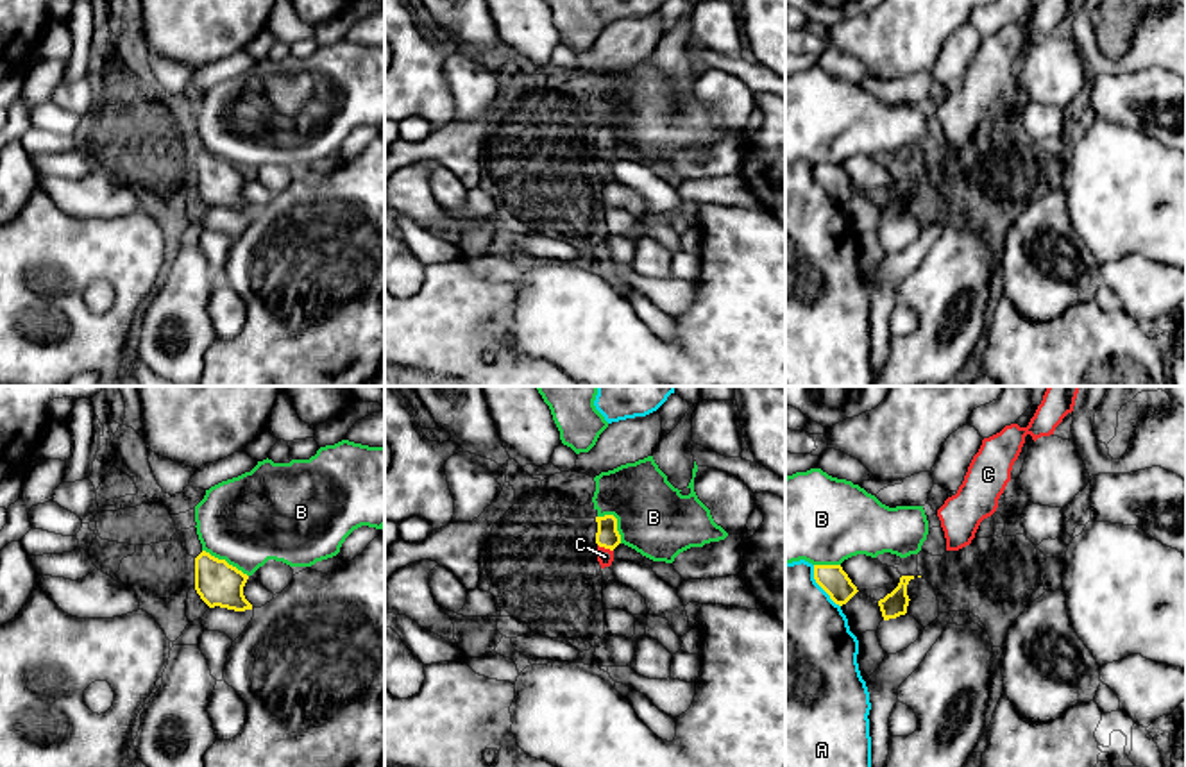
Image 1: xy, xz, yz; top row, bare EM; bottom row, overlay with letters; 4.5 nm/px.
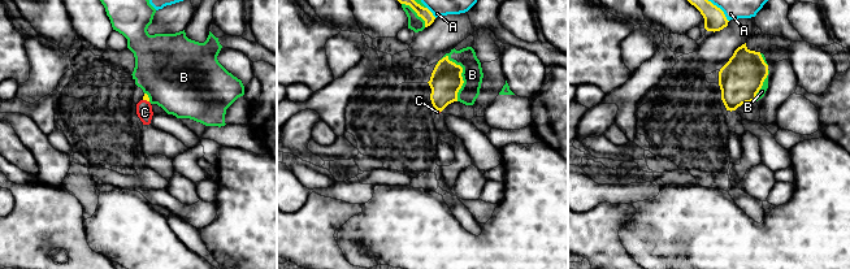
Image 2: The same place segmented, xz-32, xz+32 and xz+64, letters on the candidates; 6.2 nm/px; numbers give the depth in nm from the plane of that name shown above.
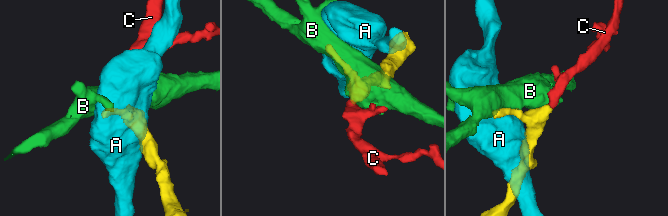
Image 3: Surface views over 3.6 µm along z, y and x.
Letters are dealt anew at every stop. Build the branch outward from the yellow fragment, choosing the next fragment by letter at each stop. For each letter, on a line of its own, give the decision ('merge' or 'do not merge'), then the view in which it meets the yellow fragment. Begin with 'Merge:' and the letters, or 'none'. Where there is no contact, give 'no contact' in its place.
Merge: C
A: do not merge | yz
B: do not merge | xy
C: merge | xz

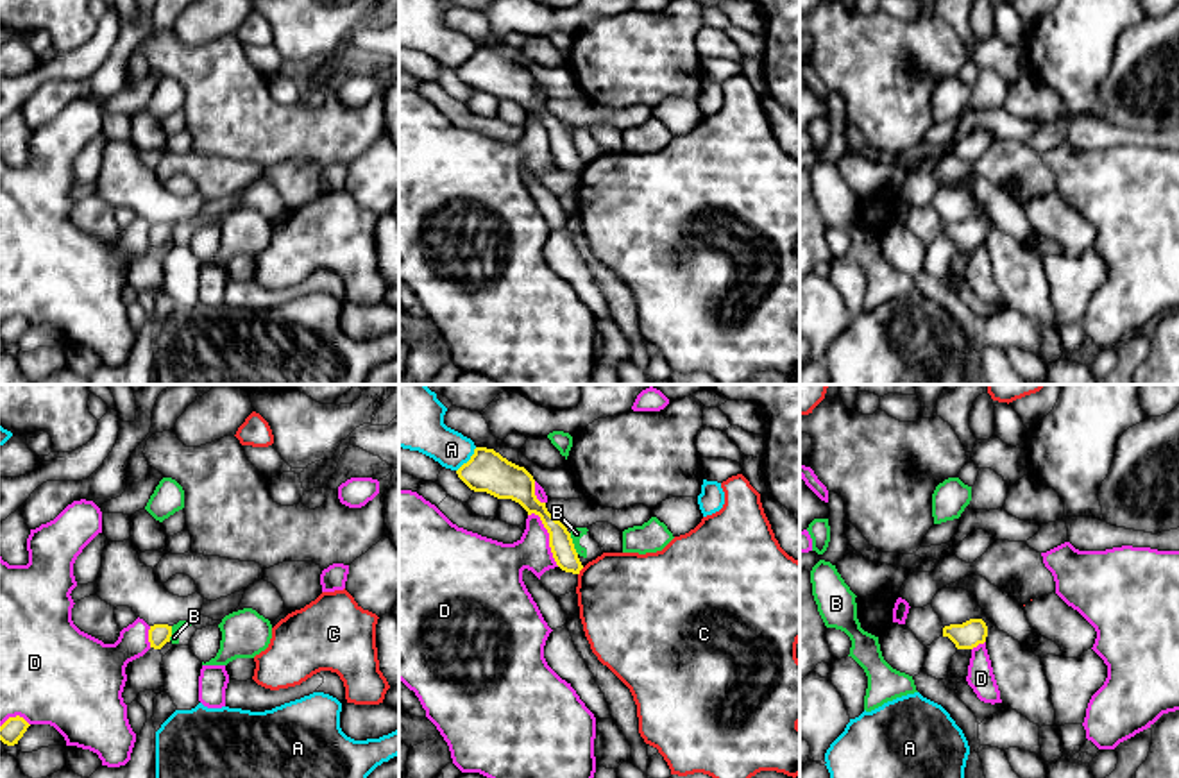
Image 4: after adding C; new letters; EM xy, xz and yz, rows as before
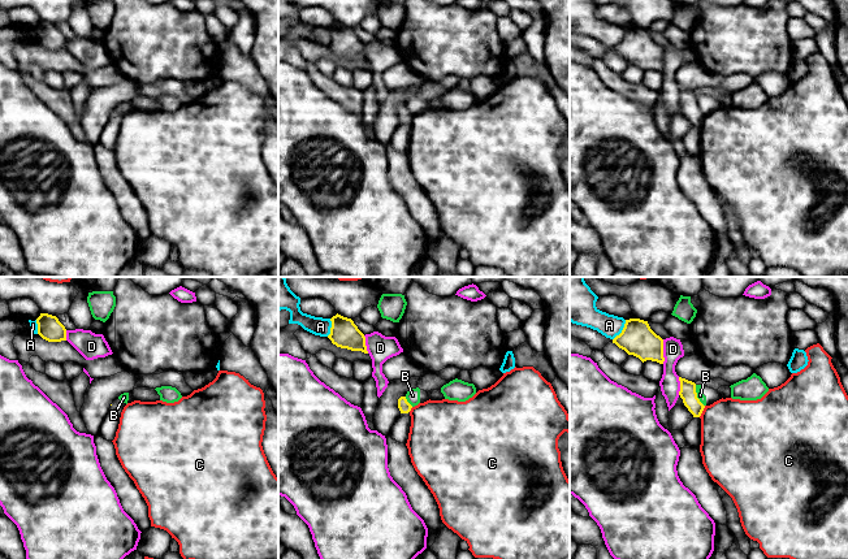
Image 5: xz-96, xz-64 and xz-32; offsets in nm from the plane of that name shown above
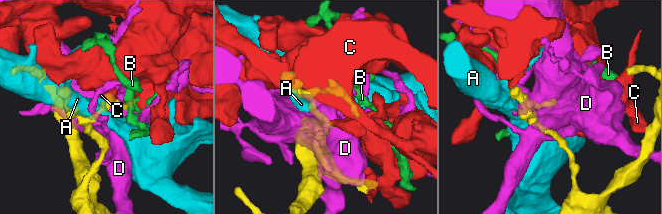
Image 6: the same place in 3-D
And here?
Merge: none
A: do not merge | xz
B: do not merge | xz
C: do not merge | xz
D: do not merge | xz

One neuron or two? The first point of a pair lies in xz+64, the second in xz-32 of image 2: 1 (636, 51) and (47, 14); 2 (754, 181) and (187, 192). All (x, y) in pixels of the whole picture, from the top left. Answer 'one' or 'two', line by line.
1: two
2: one

